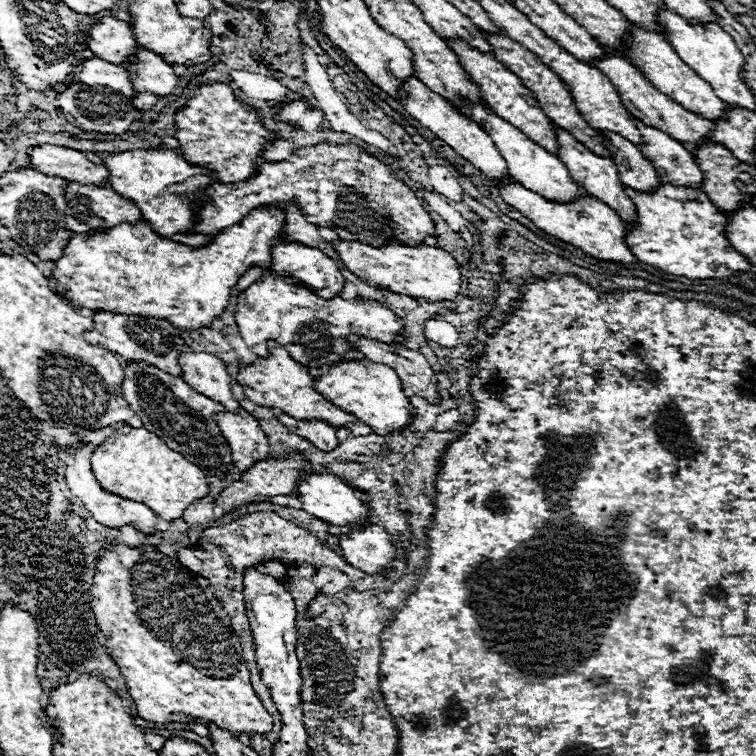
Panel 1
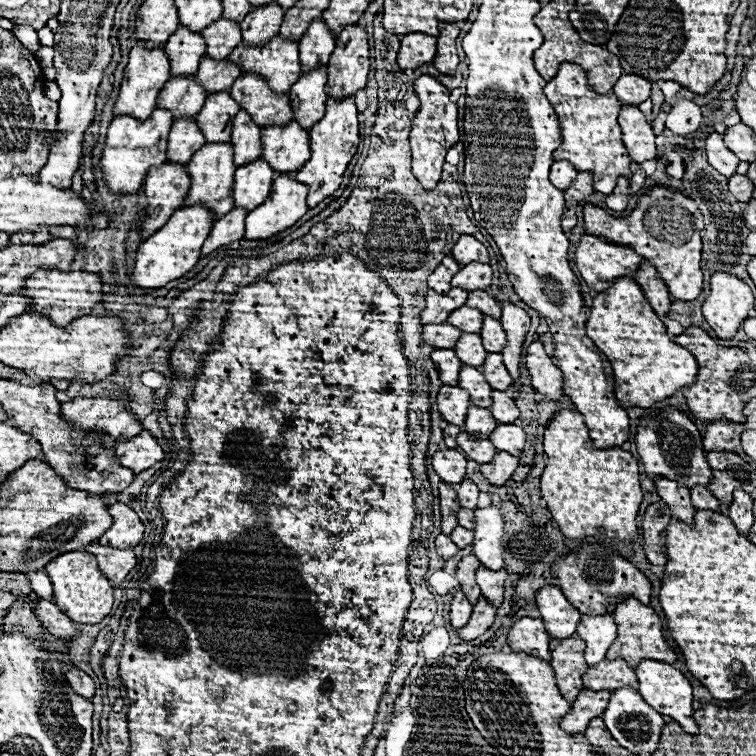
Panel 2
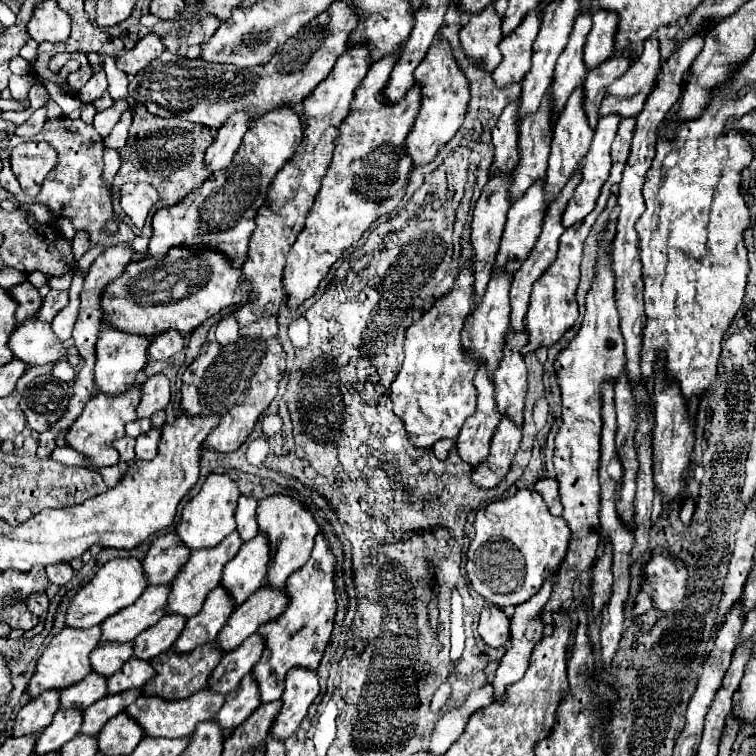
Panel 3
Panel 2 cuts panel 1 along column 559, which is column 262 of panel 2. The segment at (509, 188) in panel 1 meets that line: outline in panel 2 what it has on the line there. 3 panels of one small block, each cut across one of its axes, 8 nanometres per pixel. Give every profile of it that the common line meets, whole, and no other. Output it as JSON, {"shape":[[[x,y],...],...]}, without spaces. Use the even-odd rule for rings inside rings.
{"shape":[[[280,174],[274,178],[270,196],[264,204],[250,210],[246,216],[246,240],[270,238],[282,230],[294,226],[308,210],[306,204],[308,186],[296,182],[290,174]]]}

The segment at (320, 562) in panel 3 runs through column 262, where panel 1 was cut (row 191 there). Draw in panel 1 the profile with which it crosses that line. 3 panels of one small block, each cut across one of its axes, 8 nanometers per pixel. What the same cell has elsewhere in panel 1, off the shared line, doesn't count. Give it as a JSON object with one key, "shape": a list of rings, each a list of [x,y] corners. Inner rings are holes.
{"shape":[[[660,184],[648,194],[632,188],[626,188],[626,194],[636,206],[636,220],[628,224],[628,248],[632,248],[638,262],[692,280],[726,278],[752,268],[752,264],[722,236],[726,218],[700,188]]]}

